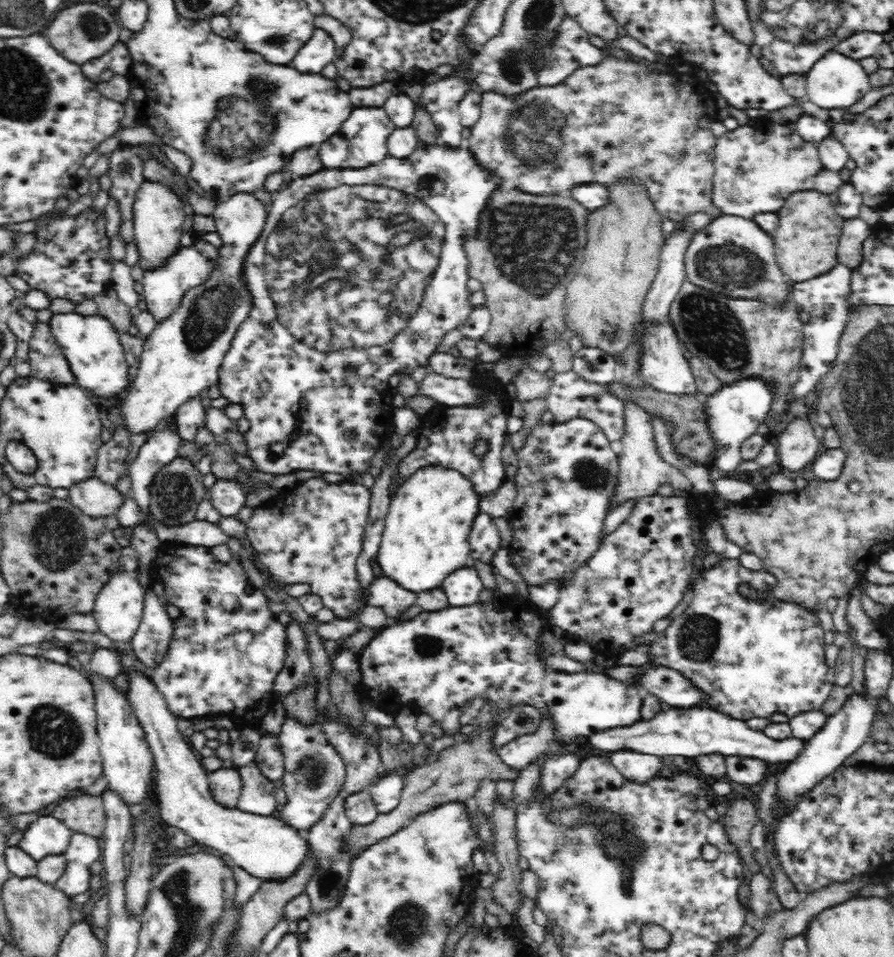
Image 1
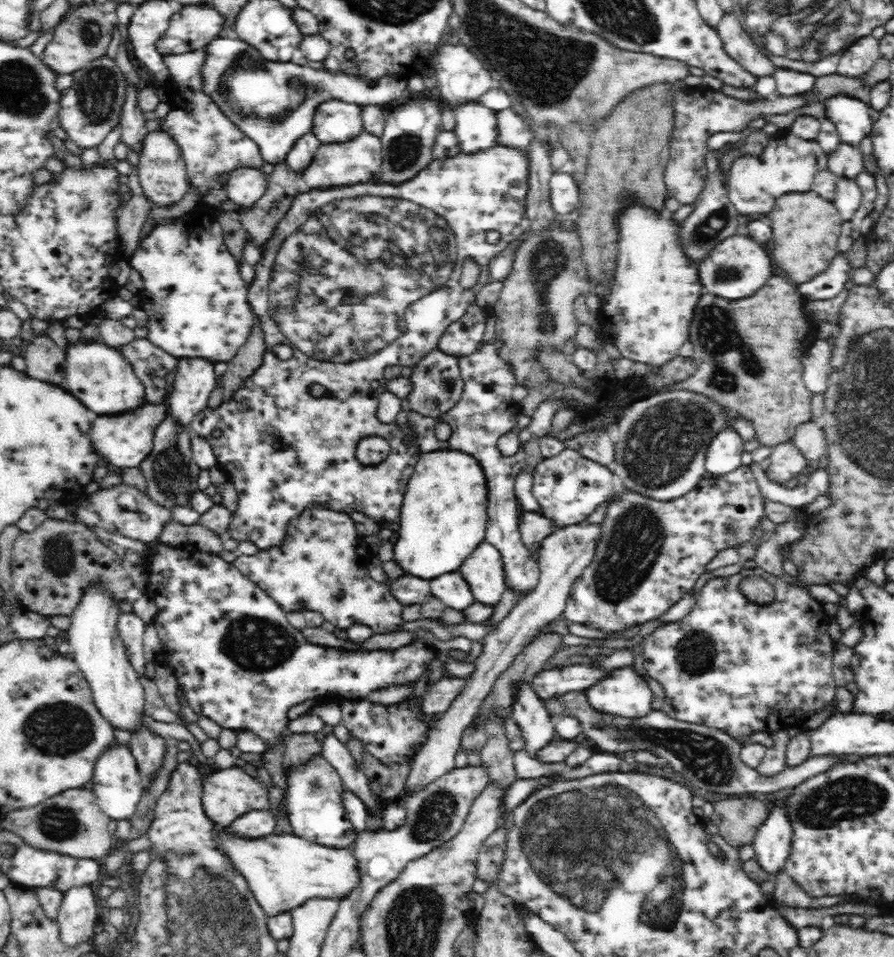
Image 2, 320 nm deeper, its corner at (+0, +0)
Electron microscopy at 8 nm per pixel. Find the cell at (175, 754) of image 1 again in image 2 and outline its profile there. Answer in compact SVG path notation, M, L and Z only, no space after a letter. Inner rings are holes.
M215 826L214 839L230 864L243 876L266 915L274 916L300 906L308 899L346 898L360 876L351 848L329 847L309 838L279 831L261 837L234 833L230 826Z

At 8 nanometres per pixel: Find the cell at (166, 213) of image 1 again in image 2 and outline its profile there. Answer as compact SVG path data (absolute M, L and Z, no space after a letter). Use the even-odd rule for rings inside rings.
M161 129L149 132L144 138L144 148L139 155L139 164L135 169L143 195L151 202L153 208L170 208L188 192L185 162L180 156L179 148Z

